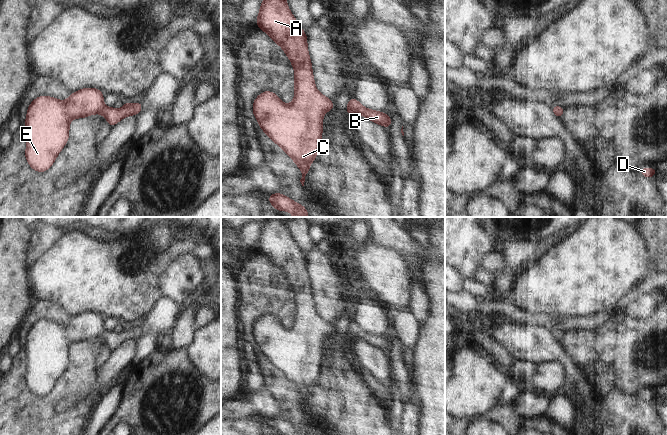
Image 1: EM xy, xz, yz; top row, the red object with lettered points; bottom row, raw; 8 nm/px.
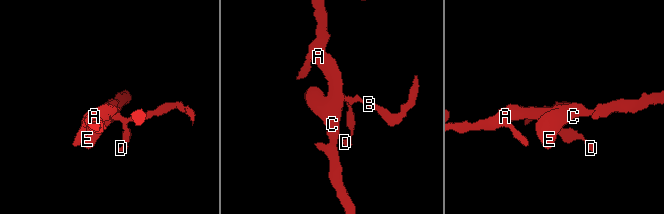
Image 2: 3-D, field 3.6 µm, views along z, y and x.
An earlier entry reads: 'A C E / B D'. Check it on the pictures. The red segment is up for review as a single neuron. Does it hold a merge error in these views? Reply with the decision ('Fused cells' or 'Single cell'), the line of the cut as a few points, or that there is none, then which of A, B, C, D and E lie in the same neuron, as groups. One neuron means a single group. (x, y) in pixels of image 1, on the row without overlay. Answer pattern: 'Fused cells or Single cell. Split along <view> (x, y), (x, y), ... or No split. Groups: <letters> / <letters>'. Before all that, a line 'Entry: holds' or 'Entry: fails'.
Entry: fails
Single cell. No split. Groups: A B C D E

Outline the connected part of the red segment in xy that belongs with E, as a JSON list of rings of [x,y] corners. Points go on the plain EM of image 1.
[[[82,312],[78,316],[71,317],[67,325],[59,325],[48,320],[39,320],[29,329],[25,345],[27,357],[27,371],[25,381],[30,389],[37,396],[48,394],[54,387],[57,379],[63,373],[69,362],[69,346],[74,342],[84,342],[92,338],[101,337],[107,342],[110,351],[117,348],[123,341],[137,339],[142,334],[142,326],[135,328],[125,326],[125,329],[117,334],[105,331],[103,328],[104,318],[96,312]]]

